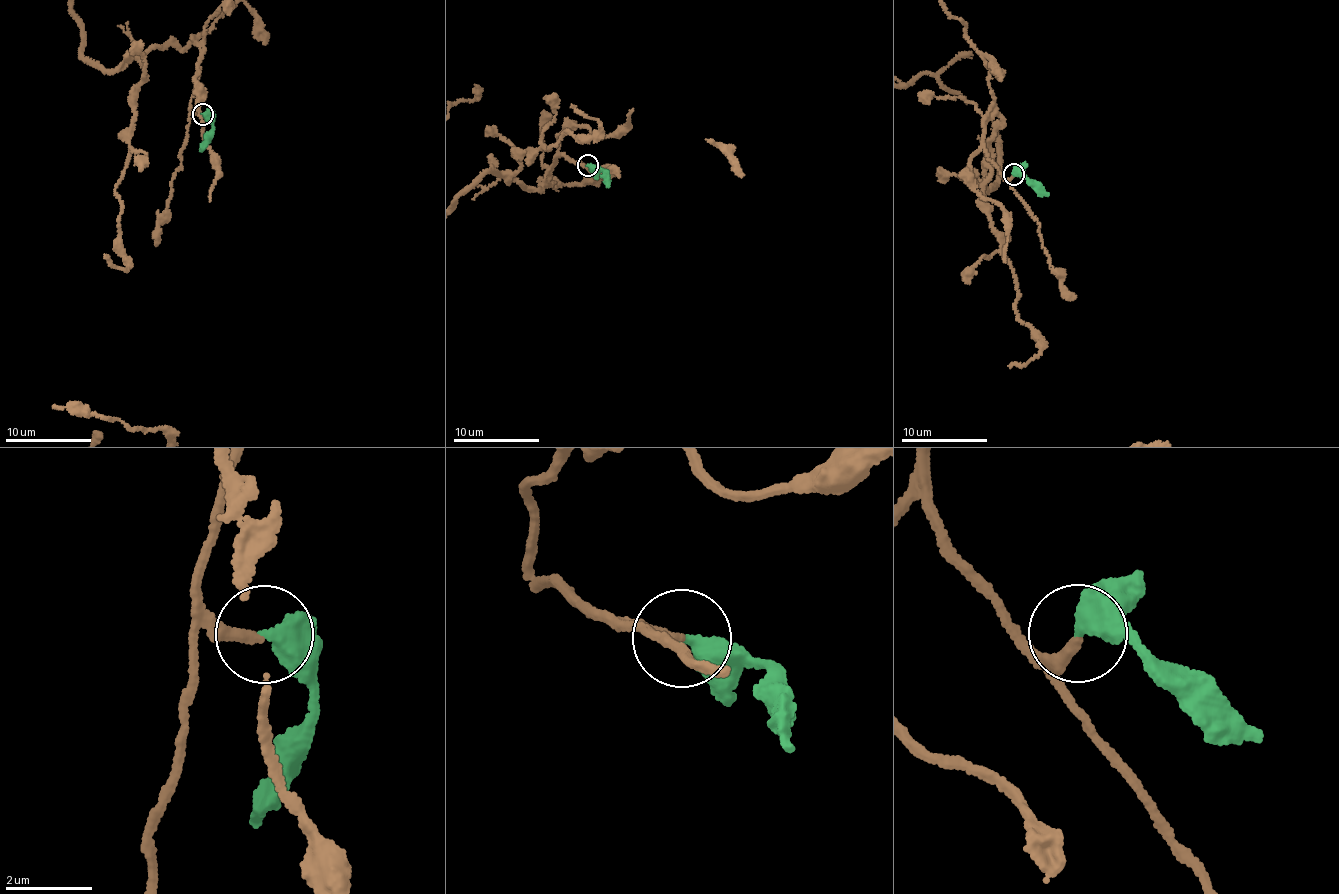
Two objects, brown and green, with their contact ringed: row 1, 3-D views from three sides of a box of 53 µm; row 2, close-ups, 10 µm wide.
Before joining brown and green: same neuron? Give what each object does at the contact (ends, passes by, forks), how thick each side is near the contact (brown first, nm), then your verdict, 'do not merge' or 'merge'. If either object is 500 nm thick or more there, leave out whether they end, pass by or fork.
brown ends; green ends; calibres 200 and 480 nm; merge

